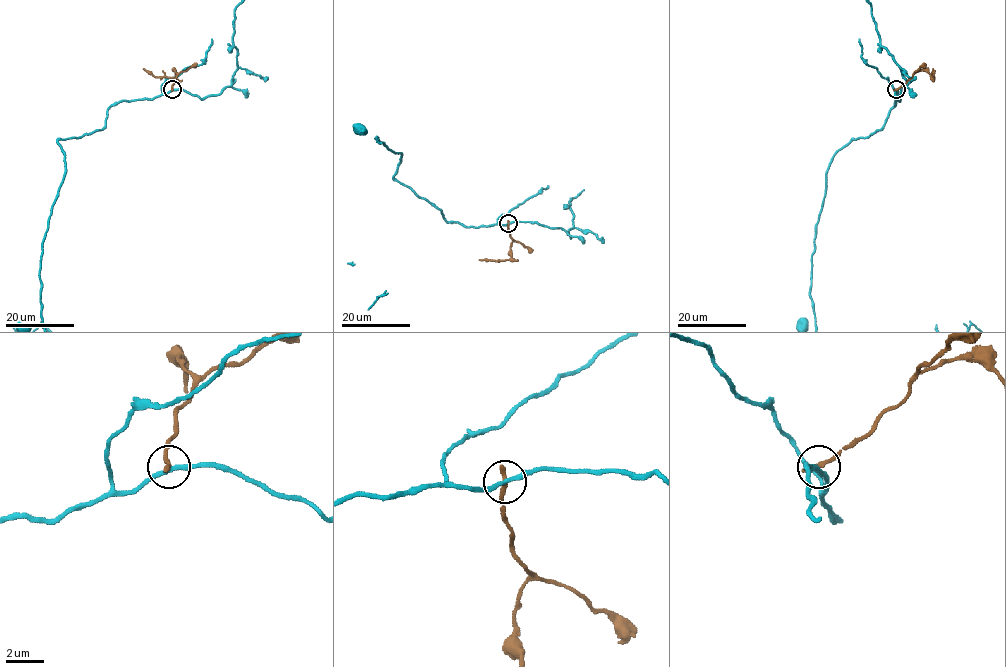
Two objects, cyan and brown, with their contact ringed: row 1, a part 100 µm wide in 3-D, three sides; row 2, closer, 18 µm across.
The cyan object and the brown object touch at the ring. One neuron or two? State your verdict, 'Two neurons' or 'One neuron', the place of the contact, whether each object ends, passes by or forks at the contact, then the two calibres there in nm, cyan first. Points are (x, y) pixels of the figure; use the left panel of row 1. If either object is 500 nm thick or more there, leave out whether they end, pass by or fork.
Two neurons. Place: (172, 89). At the ring cyan passes by. At the ring brown ends. Thickness 240 nm (cyan) against 260 nm

